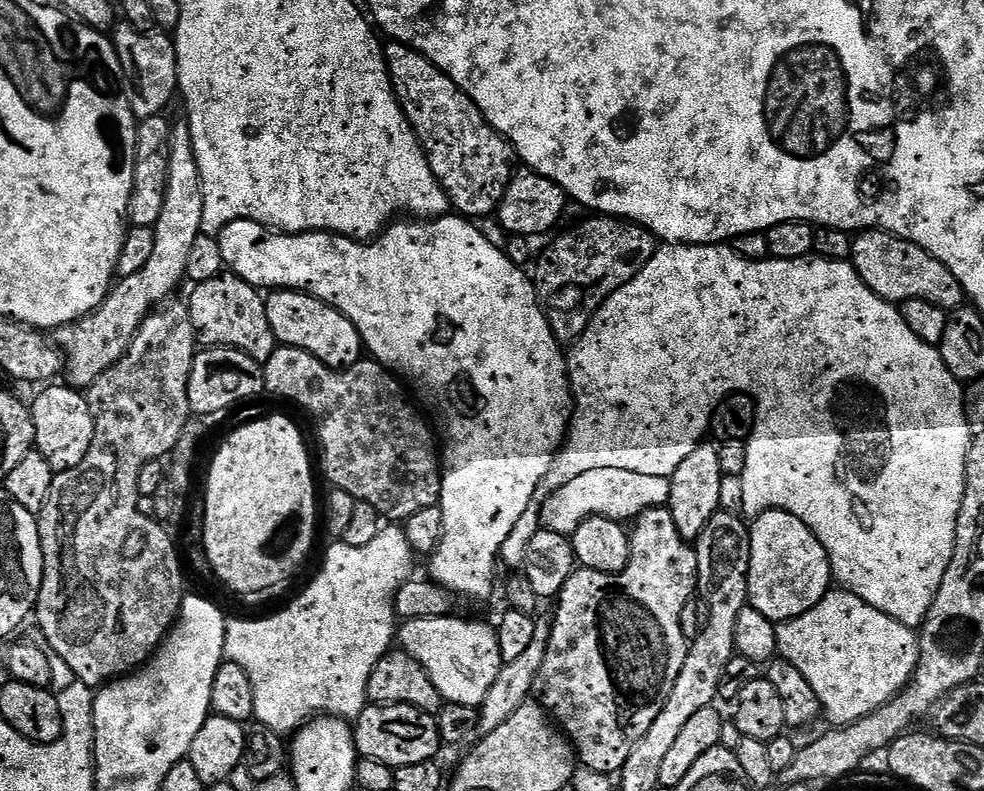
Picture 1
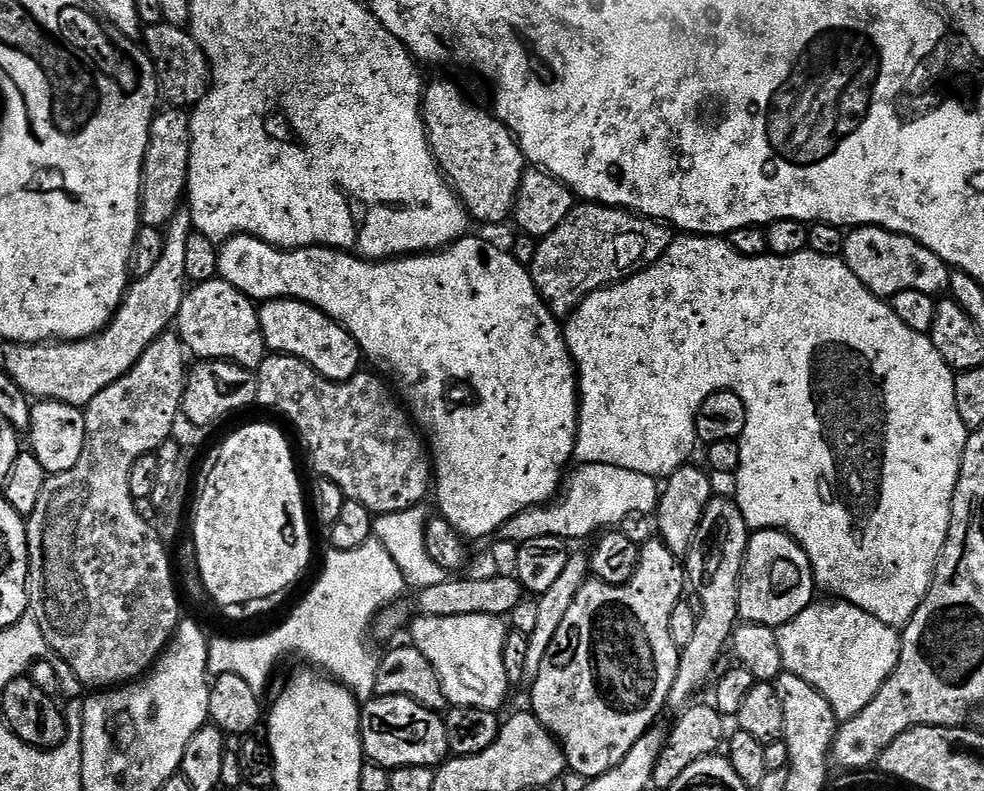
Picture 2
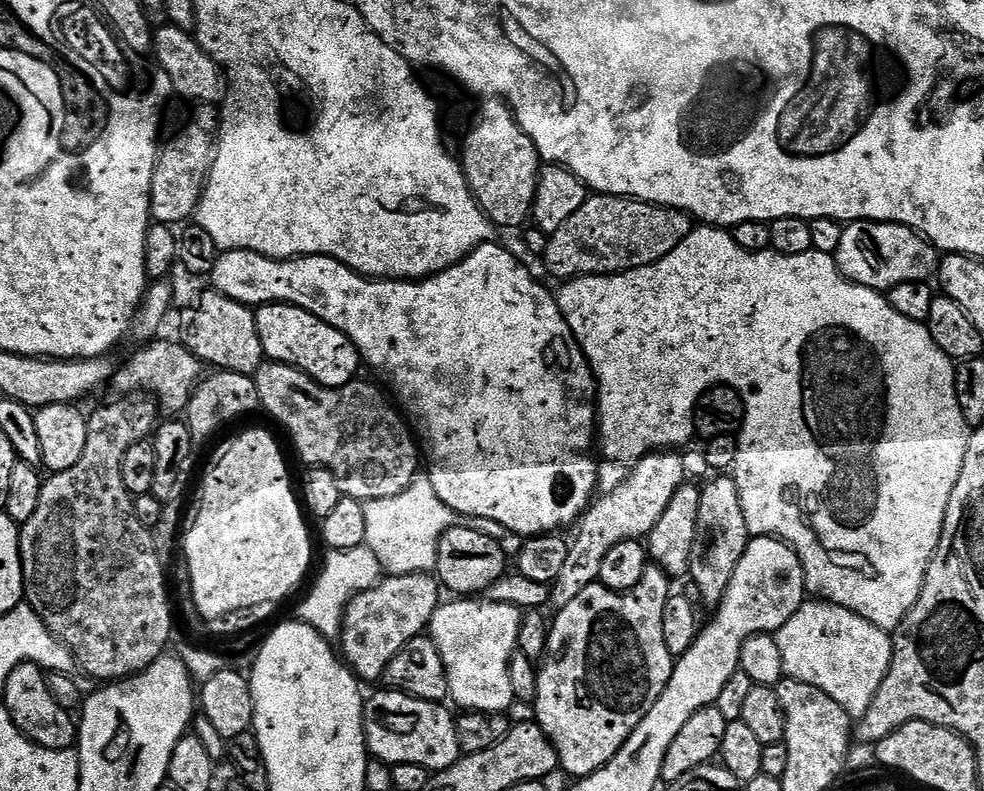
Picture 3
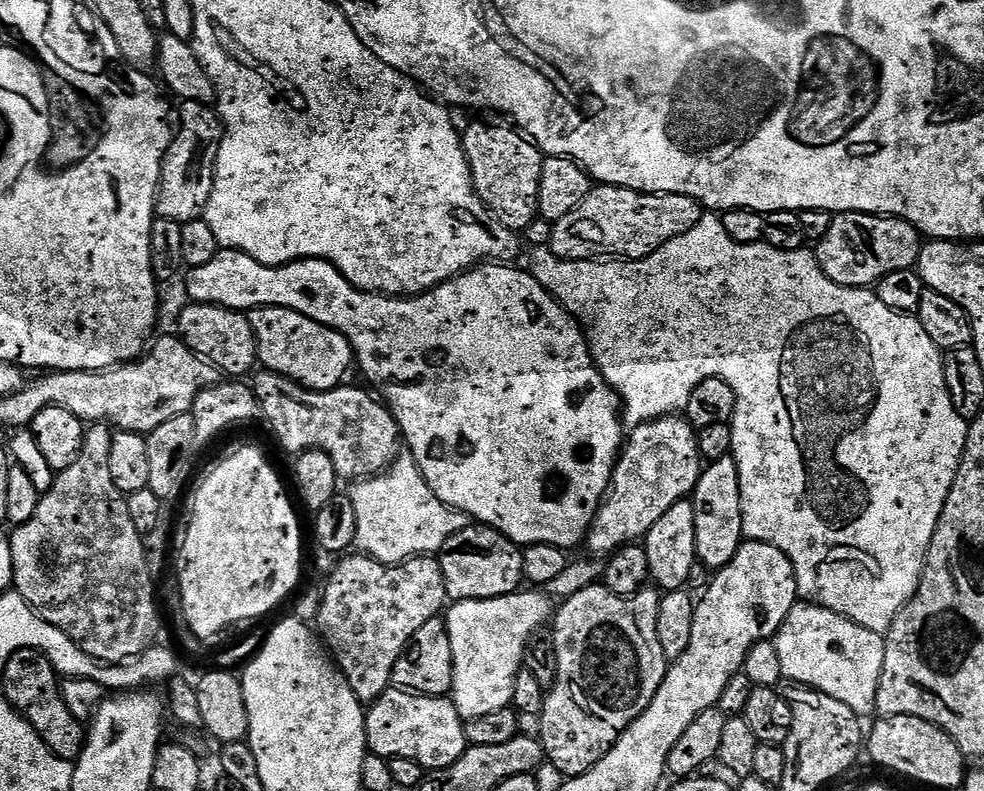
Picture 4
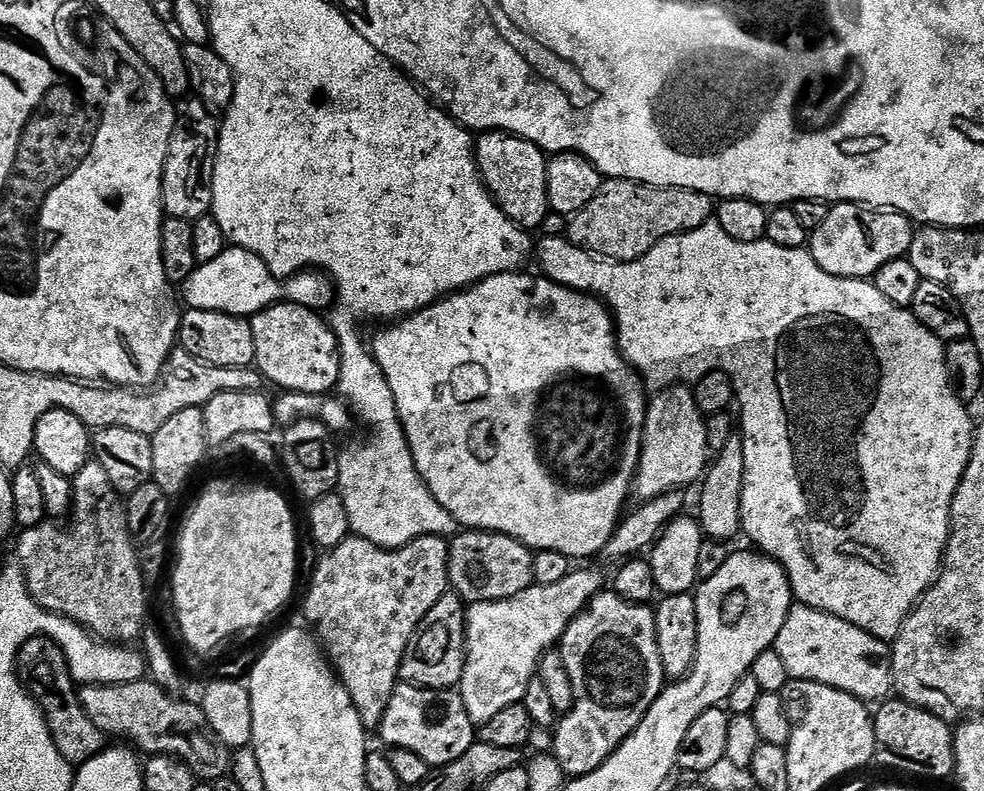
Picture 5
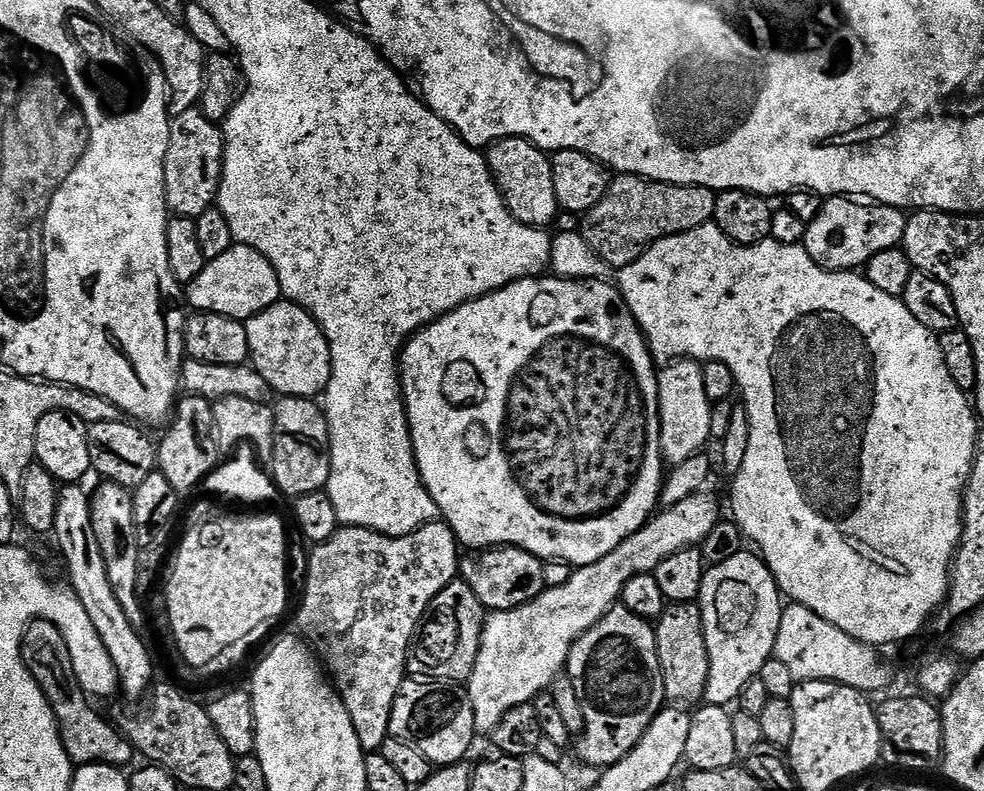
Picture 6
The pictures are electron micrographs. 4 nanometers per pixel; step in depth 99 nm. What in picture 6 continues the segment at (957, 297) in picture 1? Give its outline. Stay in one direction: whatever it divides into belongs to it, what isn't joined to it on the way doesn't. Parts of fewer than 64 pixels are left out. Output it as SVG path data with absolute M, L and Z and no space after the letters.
M850 196L827 197L818 210L818 218L809 222L802 247L818 266L829 268L831 272L846 272L863 269L882 250L901 247L908 216L889 204L865 202Z

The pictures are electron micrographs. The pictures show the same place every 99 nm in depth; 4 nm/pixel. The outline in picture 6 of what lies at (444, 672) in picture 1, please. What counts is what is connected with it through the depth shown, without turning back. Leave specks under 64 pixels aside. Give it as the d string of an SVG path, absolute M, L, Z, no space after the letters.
M697 494L678 502L674 506L657 511L644 527L639 528L622 546L618 546L606 558L596 564L587 564L584 568L576 568L568 582L553 588L545 587L534 602L521 608L493 612L485 619L484 638L480 646L480 653L474 662L471 678L466 682L470 702L474 706L474 726L477 733L491 734L494 726L506 714L506 710L514 710L514 706L535 701L541 692L551 689L552 681L565 671L568 655L581 634L592 629L608 611L617 607L622 586L630 582L638 574L655 573L659 566L670 554L681 552L683 548L694 548L703 545L703 540L716 528L720 520L720 508L716 500L709 494Z

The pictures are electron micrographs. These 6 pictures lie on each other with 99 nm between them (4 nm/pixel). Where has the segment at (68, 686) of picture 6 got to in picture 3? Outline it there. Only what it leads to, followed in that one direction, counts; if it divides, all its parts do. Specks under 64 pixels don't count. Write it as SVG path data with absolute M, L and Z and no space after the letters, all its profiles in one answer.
M31 662L20 664L6 678L6 686L2 690L2 703L10 714L14 726L32 743L49 748L55 752L67 752L77 743L78 724L73 713L58 706L58 698L50 694L48 677L45 669Z

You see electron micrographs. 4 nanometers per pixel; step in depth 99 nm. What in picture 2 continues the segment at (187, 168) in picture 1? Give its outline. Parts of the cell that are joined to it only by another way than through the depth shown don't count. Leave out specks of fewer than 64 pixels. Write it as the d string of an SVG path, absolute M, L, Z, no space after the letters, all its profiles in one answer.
M181 208L164 230L161 260L150 274L137 276L128 285L124 300L112 321L96 336L84 340L41 342L27 346L9 347L2 367L14 382L33 401L57 400L81 410L87 408L106 386L118 382L132 369L134 362L146 354L150 342L175 325L178 310L182 310L182 298L189 283L186 274L186 251L193 234L192 213Z

